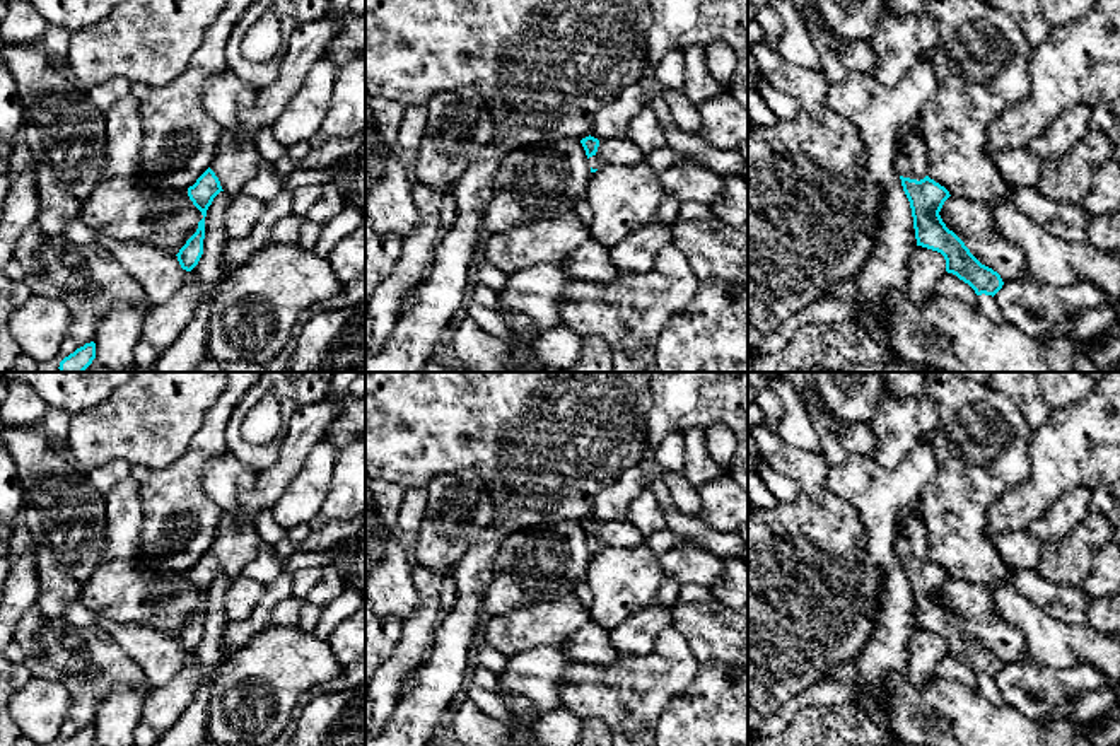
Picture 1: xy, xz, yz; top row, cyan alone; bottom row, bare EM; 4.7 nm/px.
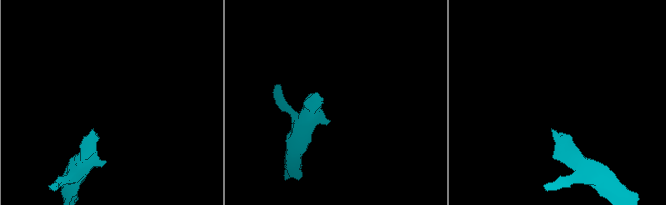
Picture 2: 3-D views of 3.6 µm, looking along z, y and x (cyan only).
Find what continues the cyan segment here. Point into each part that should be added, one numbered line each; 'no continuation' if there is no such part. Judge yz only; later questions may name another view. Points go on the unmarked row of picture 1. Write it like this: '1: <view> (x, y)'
1: yz (910, 545)

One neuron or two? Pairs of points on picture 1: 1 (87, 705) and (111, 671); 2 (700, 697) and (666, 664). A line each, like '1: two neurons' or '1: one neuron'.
1: one neuron
2: two neurons

